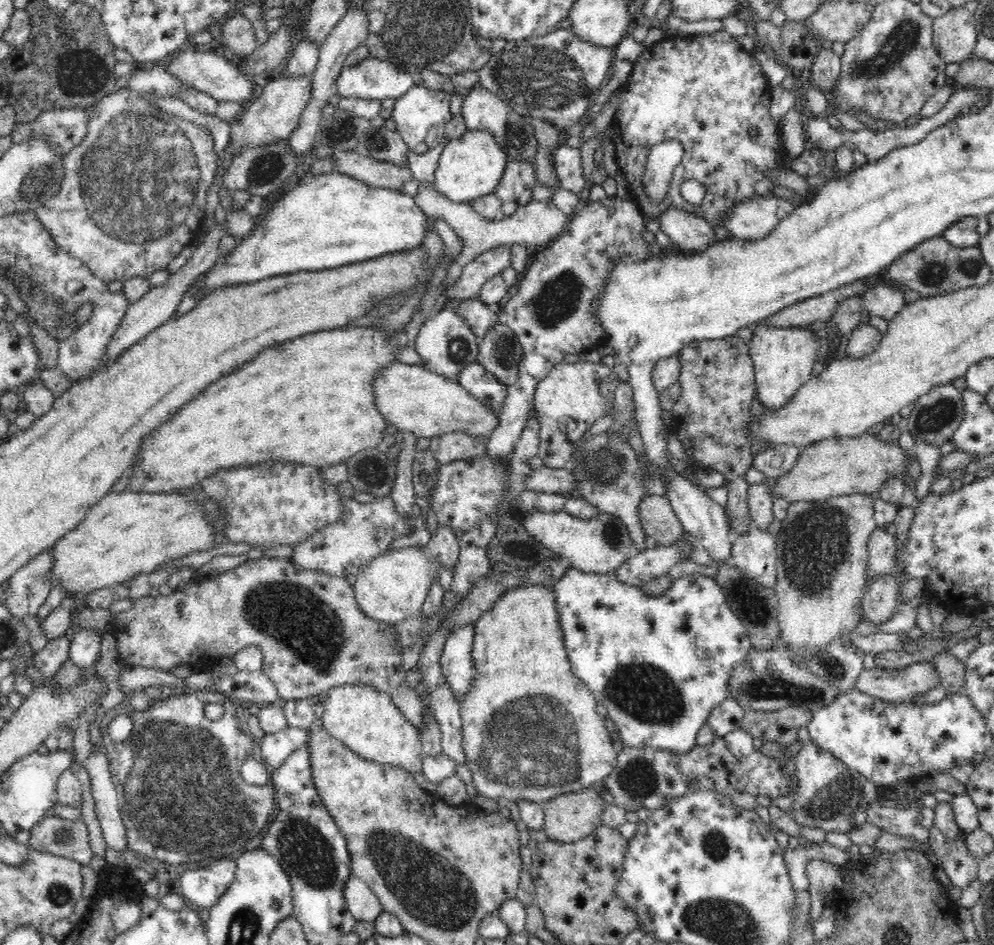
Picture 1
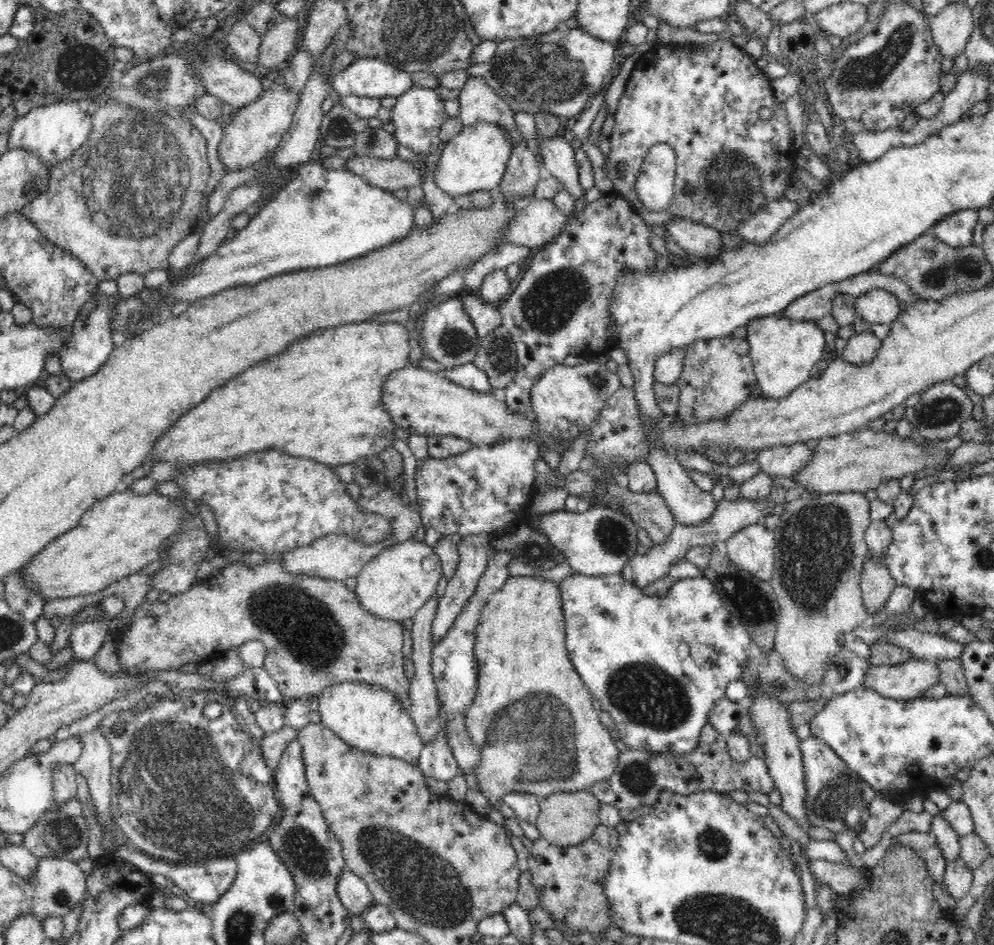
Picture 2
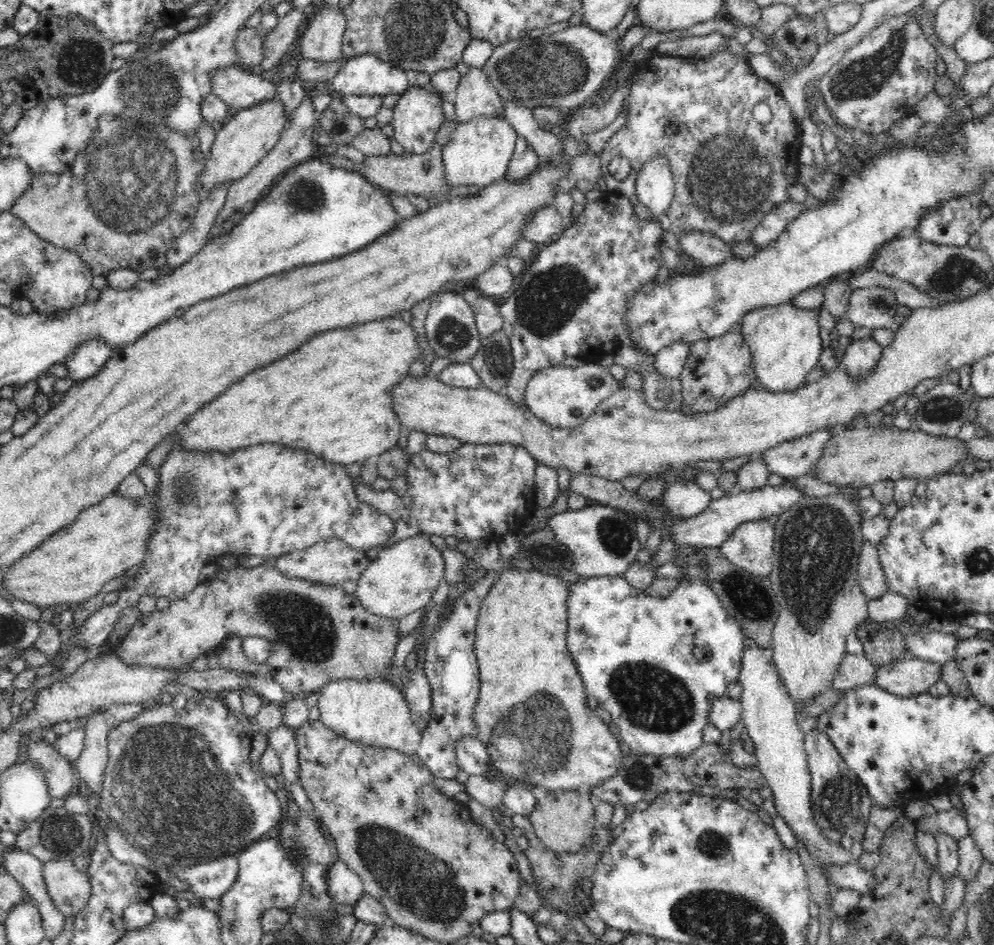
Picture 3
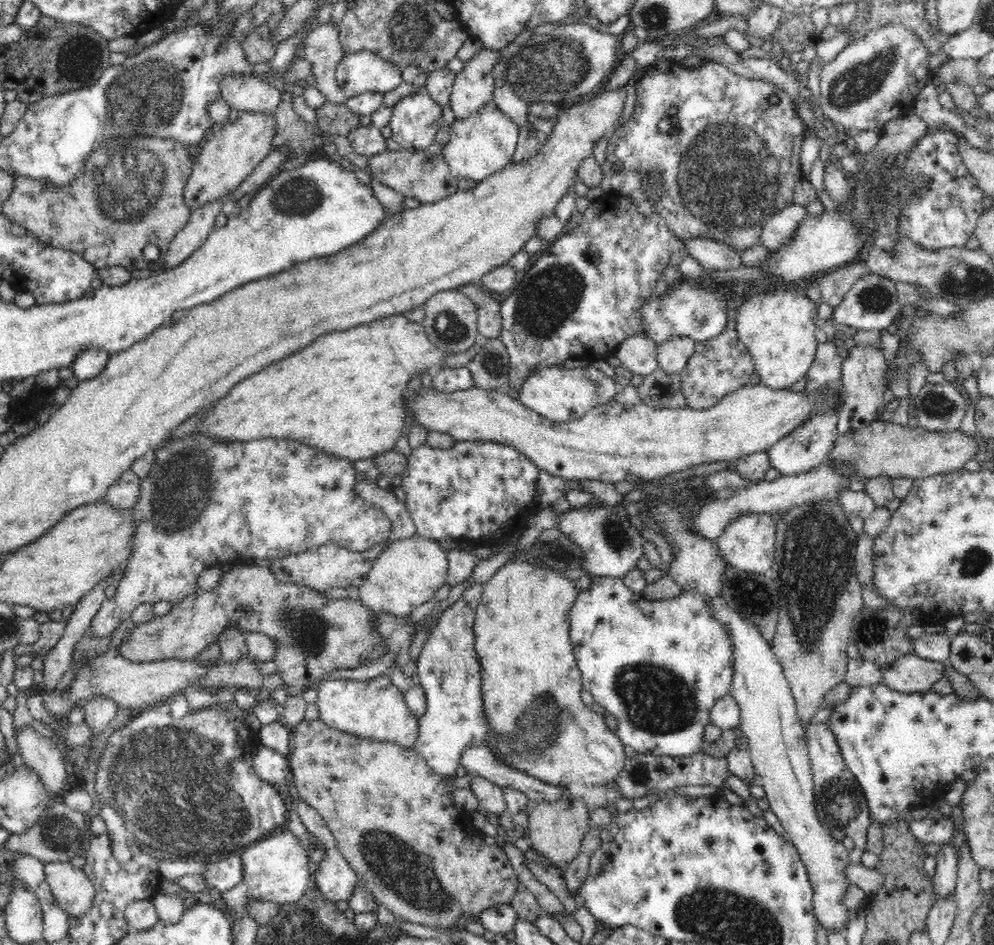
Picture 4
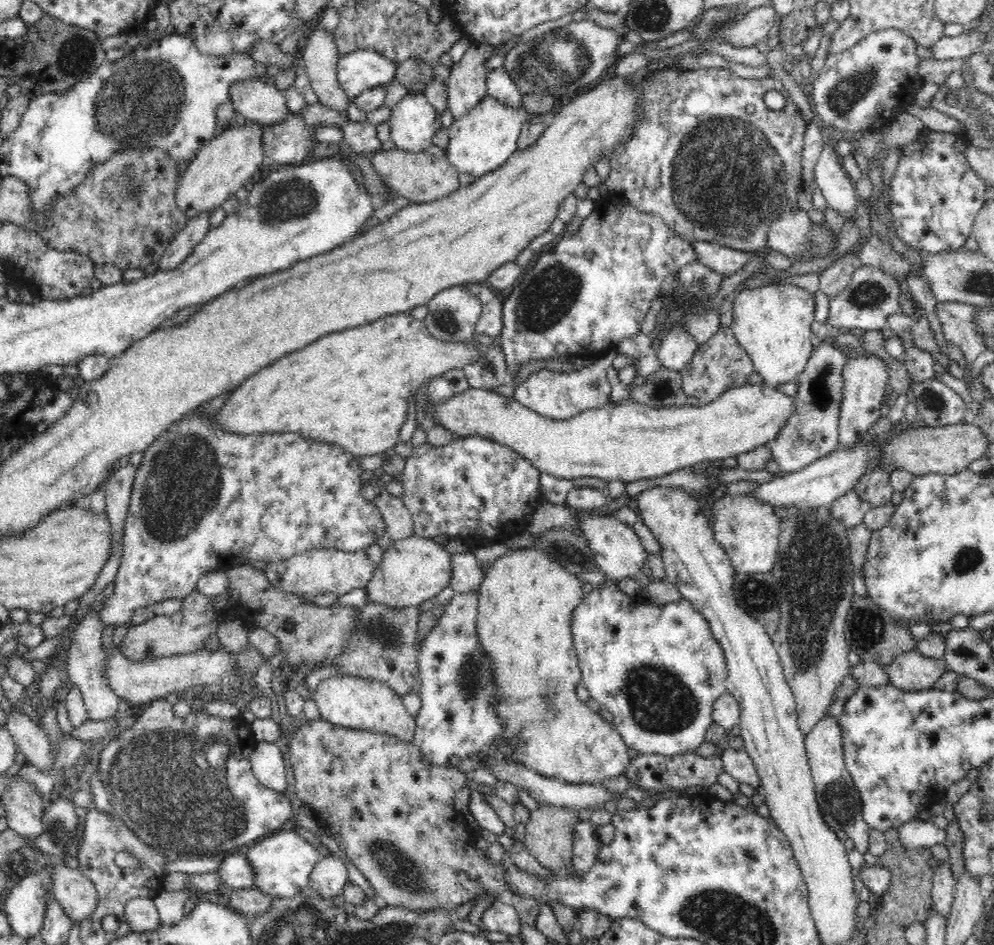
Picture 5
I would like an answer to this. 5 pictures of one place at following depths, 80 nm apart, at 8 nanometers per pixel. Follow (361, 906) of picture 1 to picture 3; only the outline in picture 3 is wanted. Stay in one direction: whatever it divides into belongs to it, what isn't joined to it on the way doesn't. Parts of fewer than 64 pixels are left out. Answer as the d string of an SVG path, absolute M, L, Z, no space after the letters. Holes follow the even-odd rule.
M342 860L331 864L327 872L328 893L334 905L352 905L366 892L361 878Z

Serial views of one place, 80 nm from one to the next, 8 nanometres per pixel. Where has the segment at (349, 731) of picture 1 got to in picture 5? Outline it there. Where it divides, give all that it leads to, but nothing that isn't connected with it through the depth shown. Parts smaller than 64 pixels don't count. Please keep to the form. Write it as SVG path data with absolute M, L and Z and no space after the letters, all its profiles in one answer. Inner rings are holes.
M335 675L320 681L312 697L319 708L319 715L333 725L352 729L386 733L400 741L410 742L416 730L415 716L412 716L389 685L352 675Z

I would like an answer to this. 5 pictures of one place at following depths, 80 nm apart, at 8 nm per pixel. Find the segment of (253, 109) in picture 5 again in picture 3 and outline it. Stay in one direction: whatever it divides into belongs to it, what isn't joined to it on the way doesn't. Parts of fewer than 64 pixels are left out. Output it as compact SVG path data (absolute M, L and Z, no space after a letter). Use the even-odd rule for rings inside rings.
M238 65L224 66L212 74L213 93L236 110L252 108L260 102L272 100L277 94L274 81L260 77L260 72L243 71Z

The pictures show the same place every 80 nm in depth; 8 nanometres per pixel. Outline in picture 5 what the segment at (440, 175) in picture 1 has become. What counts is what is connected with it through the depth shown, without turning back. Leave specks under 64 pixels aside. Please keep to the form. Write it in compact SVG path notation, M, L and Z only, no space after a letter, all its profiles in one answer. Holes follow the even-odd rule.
M486 96L464 116L457 118L449 129L446 156L456 171L472 174L475 178L500 168L517 151L521 128L528 117L522 107L510 107L500 99Z

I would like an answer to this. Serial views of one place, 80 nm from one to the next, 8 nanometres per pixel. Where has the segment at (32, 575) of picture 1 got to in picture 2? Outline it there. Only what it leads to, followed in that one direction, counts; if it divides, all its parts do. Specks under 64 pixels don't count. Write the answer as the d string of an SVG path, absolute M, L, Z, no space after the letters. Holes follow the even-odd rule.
M21 570L5 578L4 598L14 612L19 612L21 617L31 623L36 622L43 615L42 608L46 600L33 590L25 586Z

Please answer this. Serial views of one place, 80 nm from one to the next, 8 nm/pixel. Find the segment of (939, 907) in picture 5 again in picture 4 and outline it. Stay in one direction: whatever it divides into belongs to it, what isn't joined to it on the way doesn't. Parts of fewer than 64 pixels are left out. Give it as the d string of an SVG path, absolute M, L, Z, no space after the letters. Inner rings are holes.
M952 843L940 844L940 854L937 856L937 865L933 876L933 892L937 900L946 899L955 893L957 883L958 852Z

